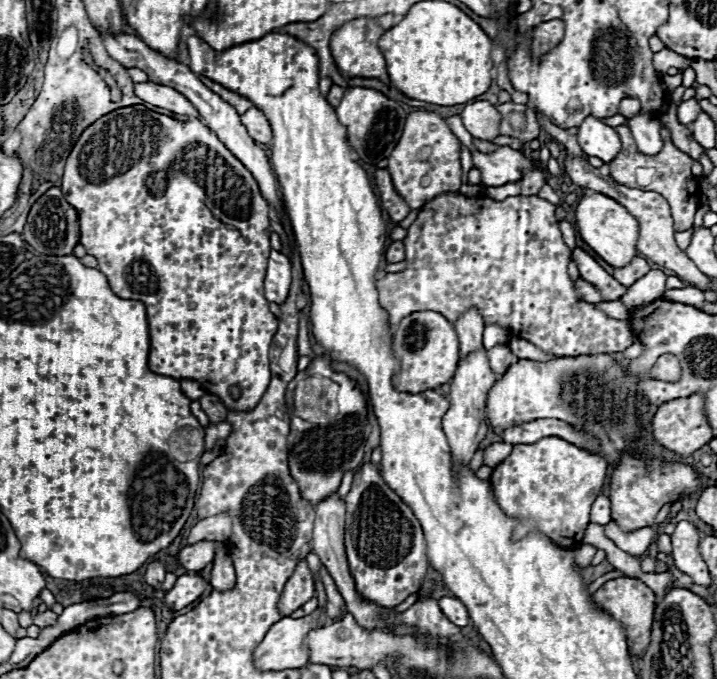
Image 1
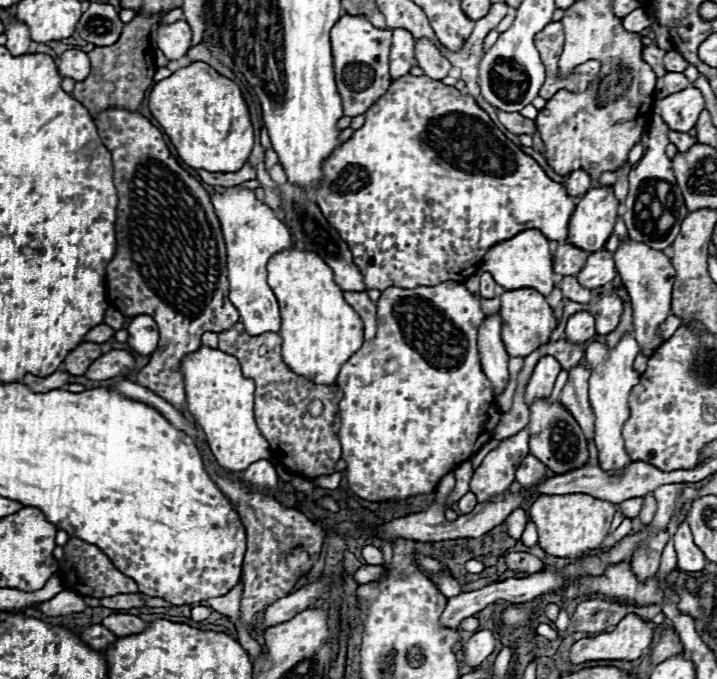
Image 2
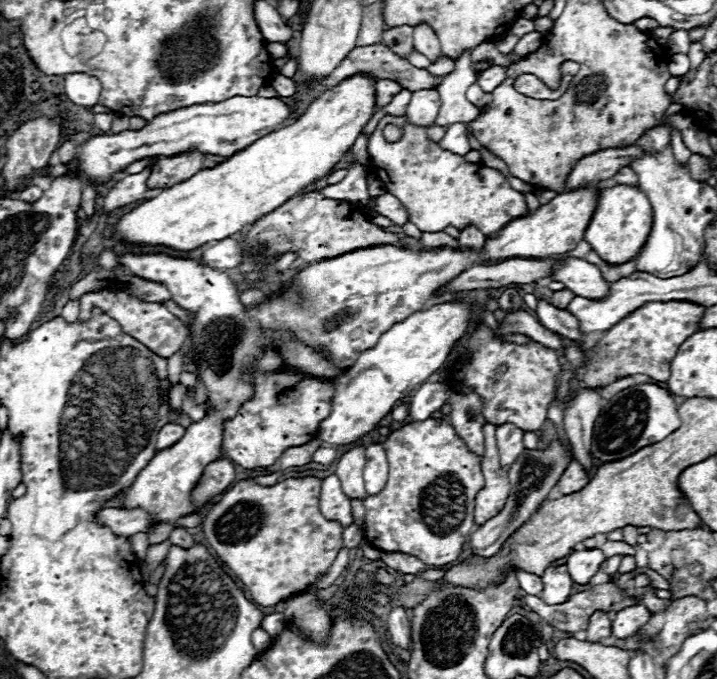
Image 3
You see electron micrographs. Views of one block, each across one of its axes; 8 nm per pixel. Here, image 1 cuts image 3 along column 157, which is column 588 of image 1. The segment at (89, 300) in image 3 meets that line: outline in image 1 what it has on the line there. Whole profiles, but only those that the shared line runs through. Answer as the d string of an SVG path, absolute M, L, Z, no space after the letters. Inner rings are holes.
M444 192L430 198L418 212L414 224L406 230L404 248L408 262L406 270L386 274L376 282L378 302L388 312L388 326L394 328L400 320L414 312L434 310L454 324L462 312L476 308L484 324L496 324L510 334L532 342L546 354L554 356L580 356L600 352L624 352L638 338L634 336L626 320L614 320L576 296L574 282L570 280L566 266L572 250L564 244L558 220L554 216L556 206L538 196L510 196L496 202L486 196L466 198L458 192Z

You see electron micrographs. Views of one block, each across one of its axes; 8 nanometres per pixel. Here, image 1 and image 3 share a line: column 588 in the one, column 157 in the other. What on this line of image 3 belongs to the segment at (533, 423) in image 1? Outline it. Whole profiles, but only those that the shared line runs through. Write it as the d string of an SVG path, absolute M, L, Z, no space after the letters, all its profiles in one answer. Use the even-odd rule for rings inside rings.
M166 424L164 428L160 428L158 432L158 440L156 440L156 450L166 450L172 444L176 444L182 436L184 436L186 428L180 424Z

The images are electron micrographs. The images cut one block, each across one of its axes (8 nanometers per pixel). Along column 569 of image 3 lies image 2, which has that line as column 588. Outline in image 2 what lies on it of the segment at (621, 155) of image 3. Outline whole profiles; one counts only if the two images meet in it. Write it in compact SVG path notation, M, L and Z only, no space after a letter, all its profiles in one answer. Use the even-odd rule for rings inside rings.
M576 170L566 180L568 196L582 196L590 190L590 176L584 170Z

